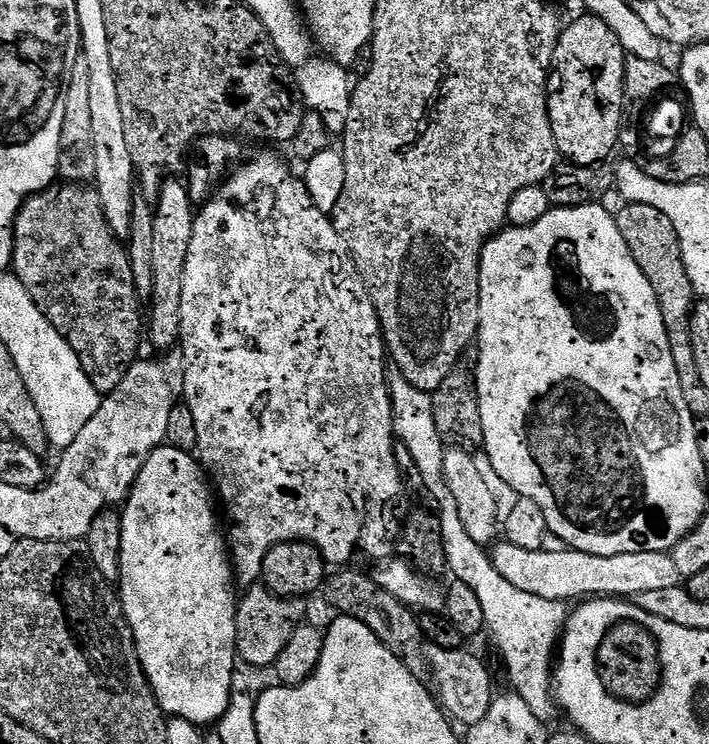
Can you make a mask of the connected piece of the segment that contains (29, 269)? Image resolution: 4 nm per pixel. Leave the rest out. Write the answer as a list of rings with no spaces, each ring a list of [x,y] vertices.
[[[64,182],[61,185],[61,188],[53,186],[45,188],[42,192],[35,192],[20,208],[14,226],[14,252],[12,254],[11,271],[22,282],[22,286],[26,286],[30,298],[34,298],[38,310],[42,310],[42,314],[46,314],[46,318],[54,326],[54,330],[58,330],[58,334],[62,334],[62,338],[68,340],[74,354],[78,354],[78,362],[80,368],[86,374],[86,378],[90,378],[90,382],[95,386],[97,392],[107,394],[116,389],[118,382],[122,382],[122,378],[126,378],[126,370],[132,364],[135,364],[138,359],[136,351],[140,348],[140,340],[142,344],[142,302],[137,298],[134,290],[134,274],[130,270],[128,249],[109,230],[108,223],[102,214],[102,206],[95,187],[85,186],[80,182]]]

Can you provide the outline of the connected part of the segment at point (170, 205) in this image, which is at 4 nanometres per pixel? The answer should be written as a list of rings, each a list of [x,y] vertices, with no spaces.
[[[175,178],[165,180],[154,200],[154,290],[146,308],[146,340],[160,348],[156,350],[175,349],[180,338],[182,278],[186,274],[186,254],[190,250],[195,221],[196,212],[187,183],[180,181],[179,184]]]

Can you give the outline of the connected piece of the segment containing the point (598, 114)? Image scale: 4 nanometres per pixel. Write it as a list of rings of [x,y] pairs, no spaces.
[[[580,14],[573,24],[565,23],[563,25],[560,36],[556,40],[556,51],[552,53],[552,68],[554,76],[560,79],[560,85],[555,85],[554,91],[548,97],[548,113],[550,114],[550,130],[554,130],[554,142],[556,143],[556,151],[567,163],[581,164],[582,166],[590,166],[591,164],[602,164],[609,159],[615,148],[620,144],[620,130],[624,119],[624,111],[626,105],[624,103],[624,61],[626,53],[623,46],[618,42],[618,38],[614,34],[614,30],[610,30],[610,26],[606,26],[606,22],[602,22],[598,17],[591,14]]]

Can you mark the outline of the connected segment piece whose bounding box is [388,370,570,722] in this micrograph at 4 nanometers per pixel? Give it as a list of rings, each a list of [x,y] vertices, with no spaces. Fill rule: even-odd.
[[[395,370],[388,372],[388,393],[392,399],[392,431],[395,439],[406,446],[406,450],[410,450],[414,466],[418,466],[422,474],[422,482],[426,482],[431,503],[440,514],[447,571],[453,572],[451,575],[455,579],[466,582],[466,586],[474,590],[482,606],[487,635],[492,635],[504,659],[504,668],[512,683],[511,691],[521,696],[536,718],[551,722],[556,712],[558,716],[558,705],[554,699],[554,657],[558,652],[564,625],[568,623],[569,605],[562,600],[526,594],[526,590],[518,590],[518,586],[506,582],[506,578],[494,570],[491,555],[482,545],[474,542],[466,526],[462,526],[462,518],[458,518],[458,502],[454,502],[450,486],[446,486],[446,474],[442,470],[446,441],[438,434],[438,426],[434,422],[432,393],[418,390],[418,386],[410,386],[410,382],[406,382],[406,378],[402,378],[402,374]]]

